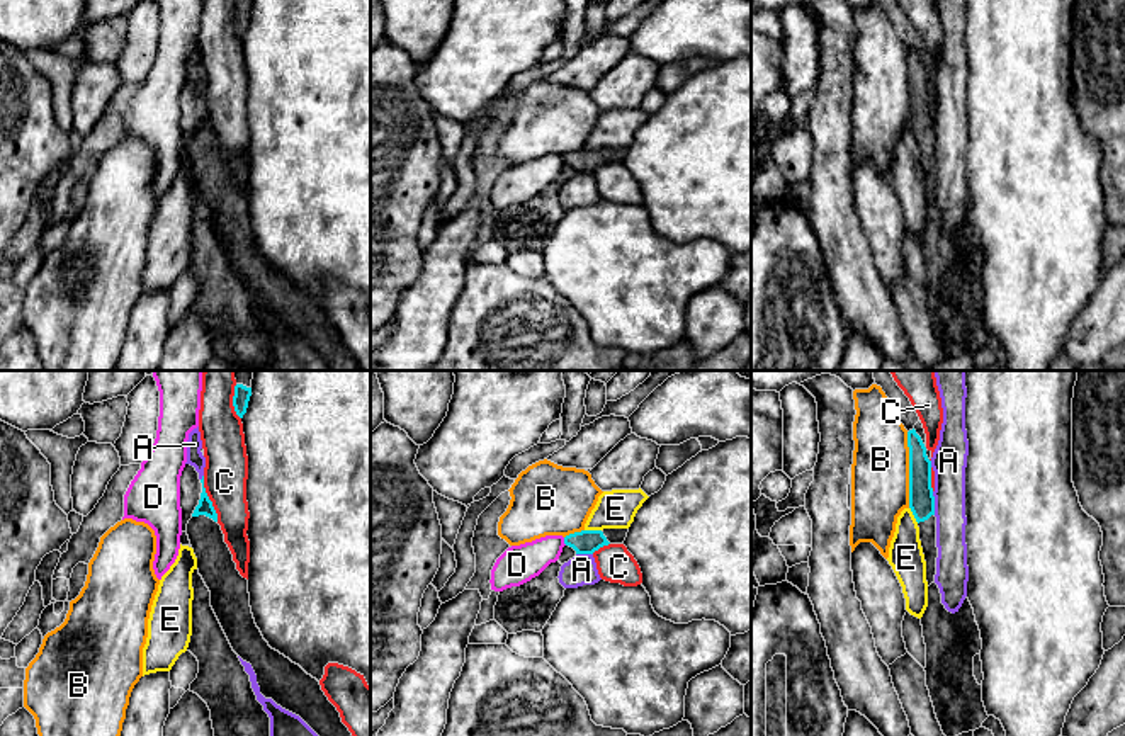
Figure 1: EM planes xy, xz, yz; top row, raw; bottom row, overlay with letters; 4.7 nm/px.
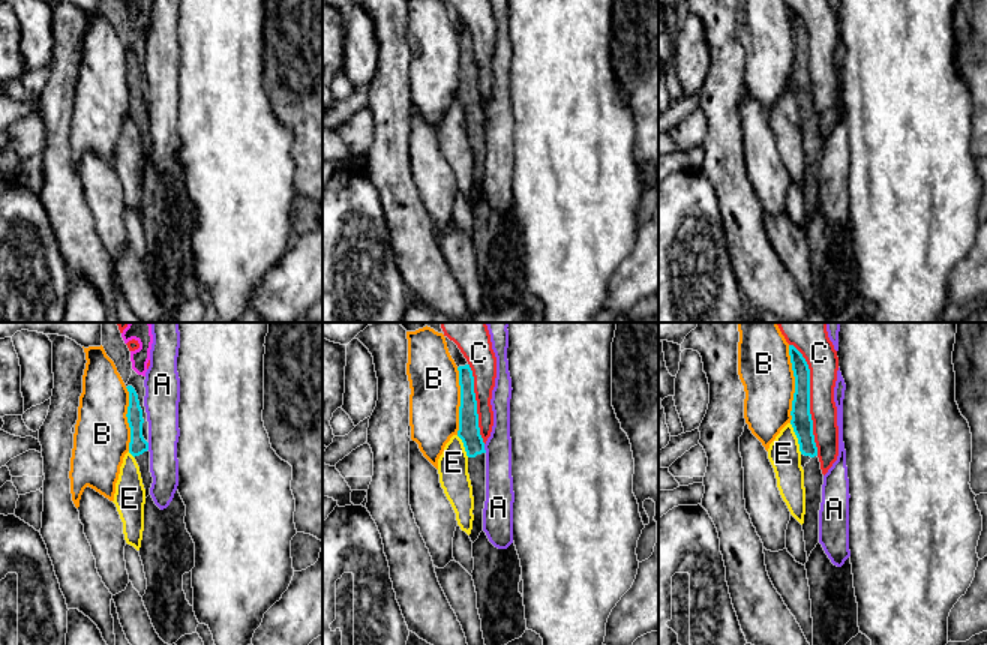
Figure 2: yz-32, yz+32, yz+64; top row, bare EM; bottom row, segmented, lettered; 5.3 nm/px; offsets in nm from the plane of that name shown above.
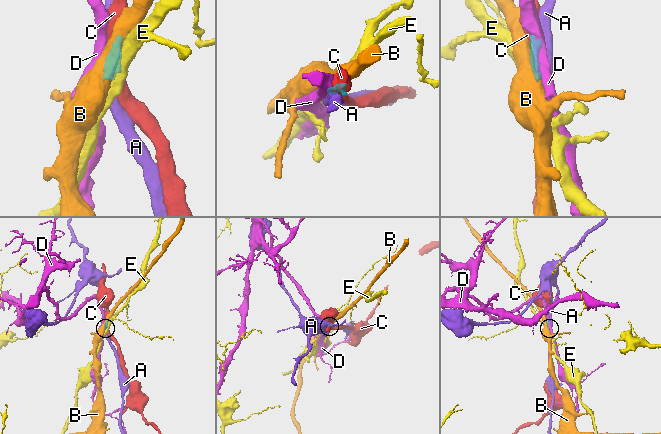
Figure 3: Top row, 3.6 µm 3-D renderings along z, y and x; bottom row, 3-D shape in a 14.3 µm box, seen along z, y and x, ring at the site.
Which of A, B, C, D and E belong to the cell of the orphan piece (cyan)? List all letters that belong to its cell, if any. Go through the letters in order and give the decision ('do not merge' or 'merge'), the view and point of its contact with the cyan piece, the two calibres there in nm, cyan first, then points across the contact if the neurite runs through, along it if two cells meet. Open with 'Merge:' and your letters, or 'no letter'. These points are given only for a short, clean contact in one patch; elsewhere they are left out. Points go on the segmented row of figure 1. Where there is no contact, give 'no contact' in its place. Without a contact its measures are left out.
Merge: no letter
A: do not merge | yz (933, 503) | 130/170 nm
B: do not merge | yz (910, 469) | 130/280 nm
C: do not merge | xy (208, 498) | 70/200 nm
D: do not merge | xz (565, 541) | 110/180 nm | along xz (563, 537), (566, 544)
E: do not merge | xz (593, 531) | 110/180 nm | along xz (585, 529), (600, 531)

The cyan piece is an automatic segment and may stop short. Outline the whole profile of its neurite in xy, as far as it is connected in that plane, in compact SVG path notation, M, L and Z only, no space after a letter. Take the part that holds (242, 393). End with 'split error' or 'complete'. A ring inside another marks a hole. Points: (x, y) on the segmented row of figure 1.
M235 371L235 379L236 386L235 386L233 406L236 415L243 418L252 396L253 371Z | split error

